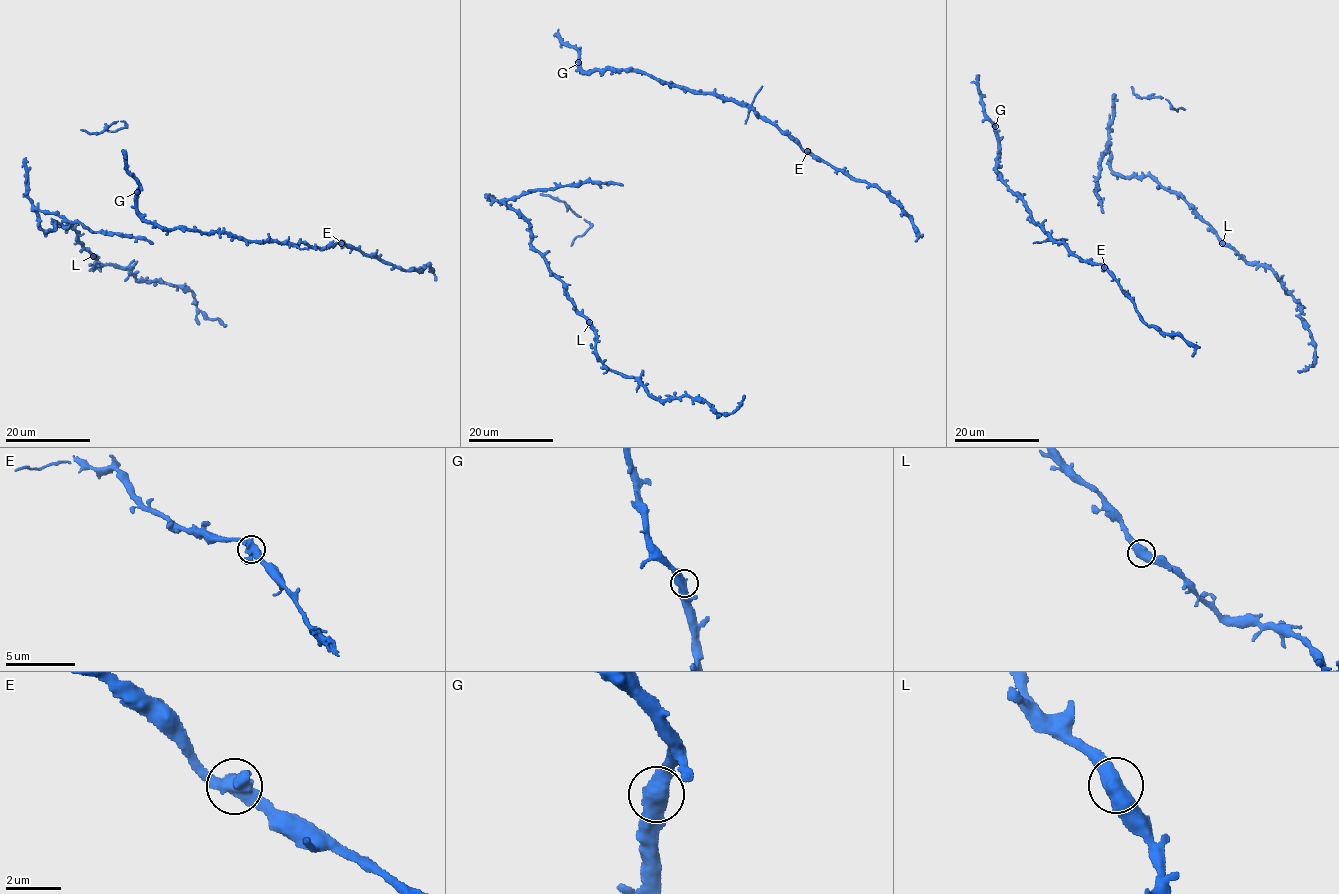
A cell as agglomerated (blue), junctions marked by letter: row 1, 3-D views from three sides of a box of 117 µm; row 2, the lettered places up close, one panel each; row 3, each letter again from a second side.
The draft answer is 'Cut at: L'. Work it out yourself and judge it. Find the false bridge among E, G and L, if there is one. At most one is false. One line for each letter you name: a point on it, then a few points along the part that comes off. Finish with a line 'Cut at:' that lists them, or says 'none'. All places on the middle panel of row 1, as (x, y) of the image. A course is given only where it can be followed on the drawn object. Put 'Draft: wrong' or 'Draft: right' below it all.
Cut at: none
Draft: wrong

